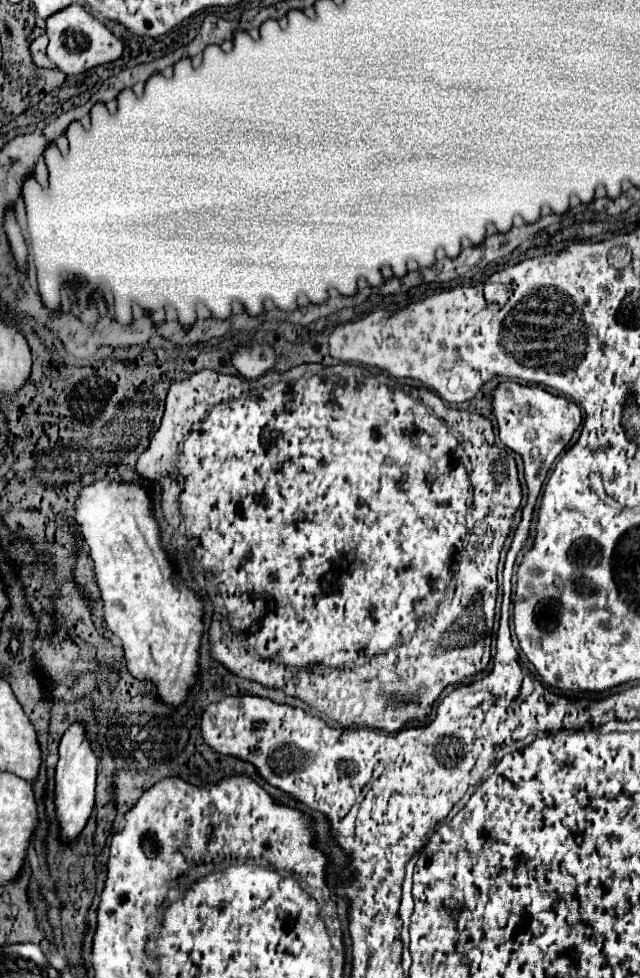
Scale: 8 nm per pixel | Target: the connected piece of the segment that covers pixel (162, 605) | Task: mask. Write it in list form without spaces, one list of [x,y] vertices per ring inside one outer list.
[[[96,481],[82,489],[76,501],[76,523],[84,537],[84,545],[94,561],[94,573],[104,601],[104,619],[114,635],[122,639],[128,671],[138,679],[150,679],[158,687],[158,695],[172,705],[180,705],[198,675],[198,647],[204,633],[202,603],[178,579],[160,547],[160,529],[150,513],[150,501],[144,487]]]

